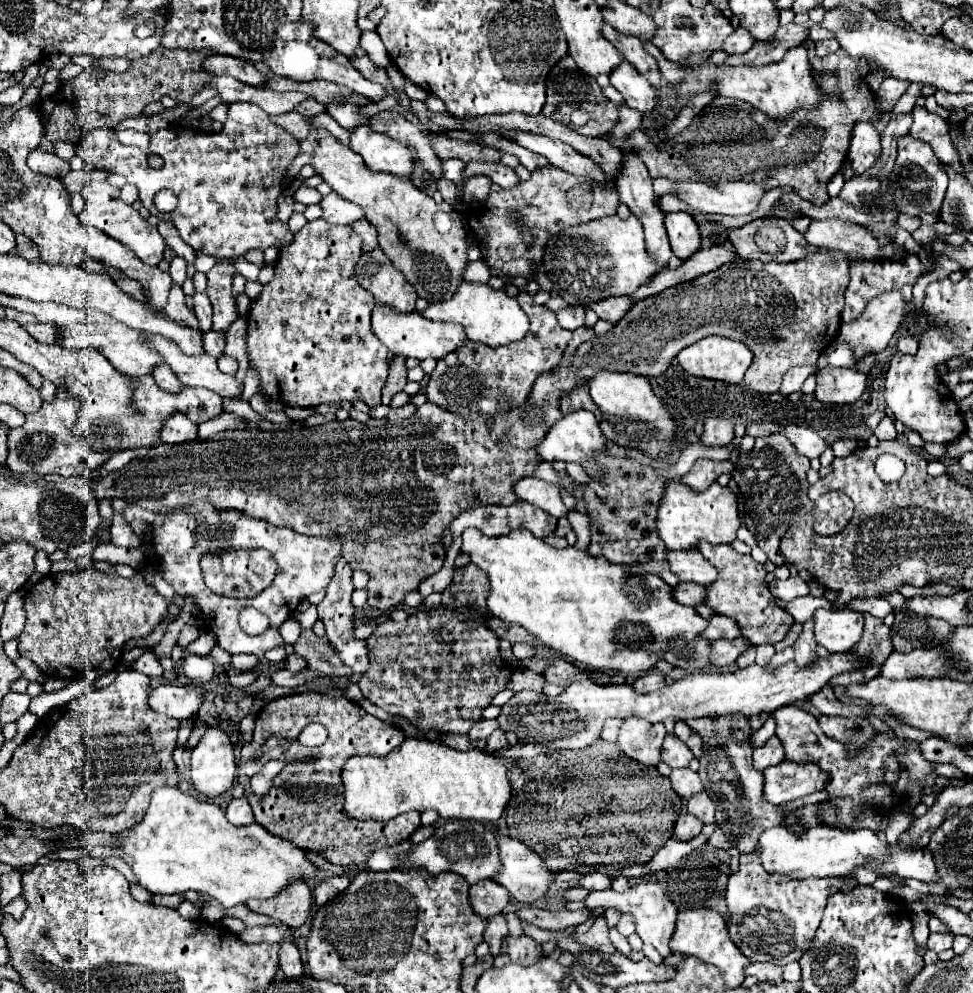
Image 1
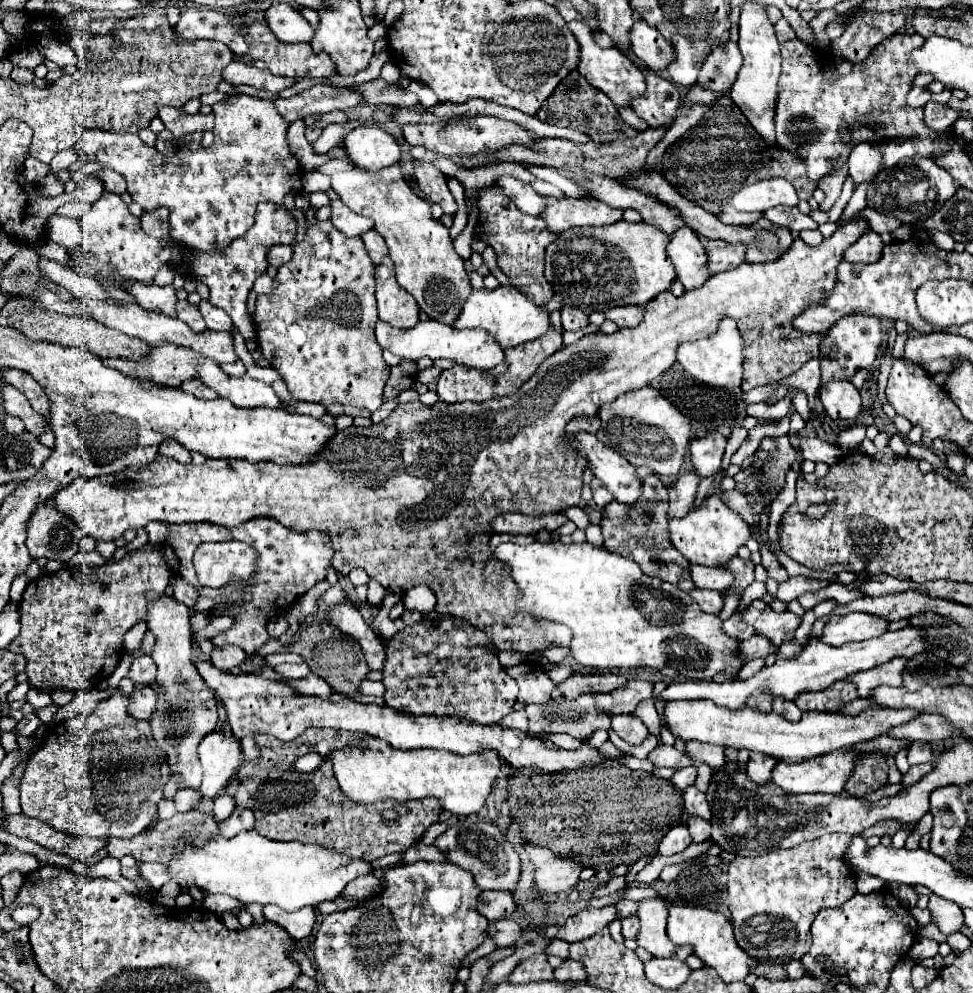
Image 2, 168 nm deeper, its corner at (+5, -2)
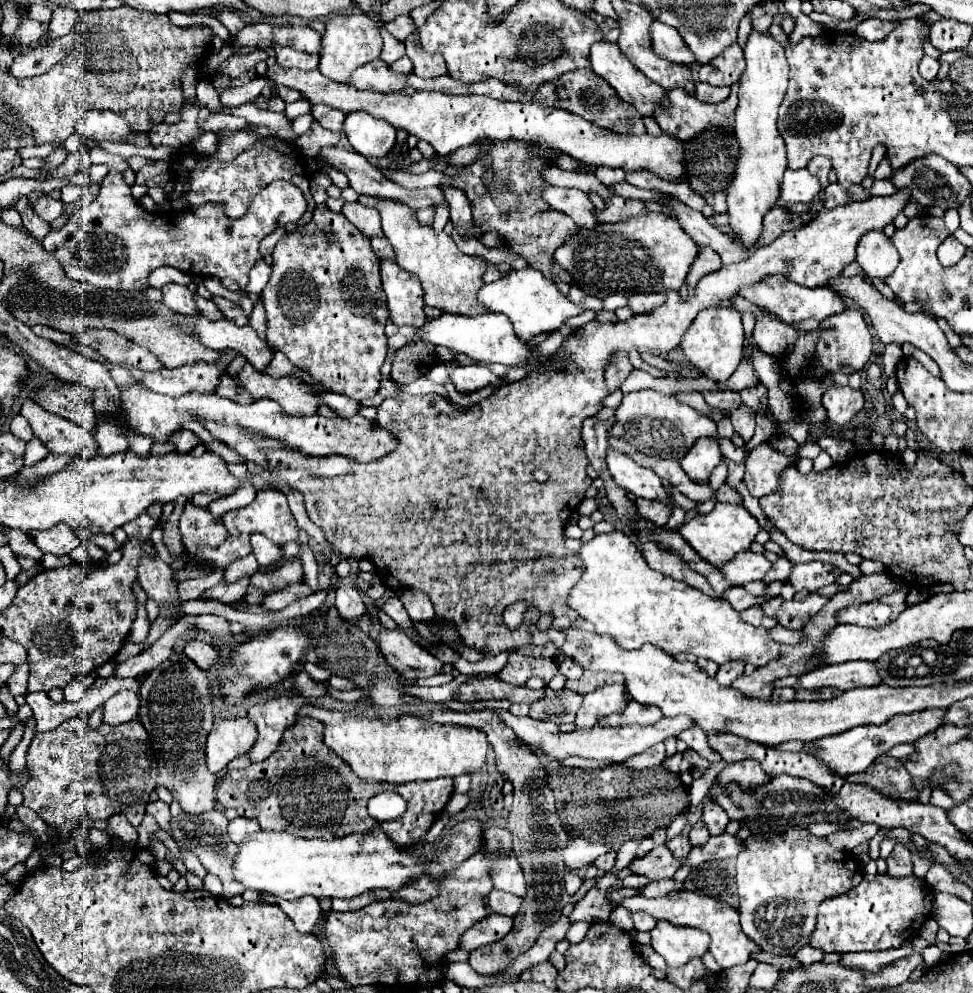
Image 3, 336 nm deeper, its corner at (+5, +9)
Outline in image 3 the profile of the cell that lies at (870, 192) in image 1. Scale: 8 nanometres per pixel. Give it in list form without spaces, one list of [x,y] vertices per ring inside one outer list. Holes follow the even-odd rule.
[[[925,55],[925,57],[919,61],[919,73],[921,73],[927,81],[933,79],[933,77],[937,75],[937,71],[939,71],[939,61],[937,61],[937,59]]]

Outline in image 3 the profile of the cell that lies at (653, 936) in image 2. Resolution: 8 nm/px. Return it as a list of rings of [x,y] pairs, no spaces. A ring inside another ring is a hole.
[[[659,921],[651,931],[651,945],[667,961],[667,967],[677,969],[691,957],[703,957],[707,953],[709,935],[701,929],[675,927],[671,923]]]

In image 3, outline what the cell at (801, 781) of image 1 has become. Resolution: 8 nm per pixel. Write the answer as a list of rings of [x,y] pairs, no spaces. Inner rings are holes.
[[[923,709],[917,713],[909,713],[909,715],[897,715],[881,725],[863,725],[863,727],[855,727],[851,731],[845,731],[841,735],[823,737],[823,739],[815,741],[815,745],[817,745],[815,757],[825,761],[825,765],[829,765],[829,769],[837,771],[841,777],[847,777],[851,773],[861,773],[877,757],[881,757],[881,753],[889,751],[891,747],[895,747],[899,743],[913,743],[919,737],[941,727],[943,713],[945,713],[945,709]]]

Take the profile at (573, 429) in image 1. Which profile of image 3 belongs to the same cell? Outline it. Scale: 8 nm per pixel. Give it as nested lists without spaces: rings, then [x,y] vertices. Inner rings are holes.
[[[611,449],[607,451],[607,465],[613,481],[623,487],[625,491],[633,493],[635,497],[645,497],[645,499],[657,499],[665,501],[665,505],[671,505],[671,499],[661,483],[661,479],[645,467],[639,467],[633,459],[627,455]]]

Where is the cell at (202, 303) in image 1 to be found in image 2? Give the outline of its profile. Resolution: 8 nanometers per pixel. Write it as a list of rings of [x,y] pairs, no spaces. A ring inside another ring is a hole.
[[[201,300],[197,308],[199,308],[199,312],[201,312],[201,316],[203,316],[203,320],[205,320],[205,324],[207,324],[209,330],[225,332],[225,330],[229,330],[233,326],[229,314],[225,310],[221,310],[221,308],[211,306],[207,300]]]

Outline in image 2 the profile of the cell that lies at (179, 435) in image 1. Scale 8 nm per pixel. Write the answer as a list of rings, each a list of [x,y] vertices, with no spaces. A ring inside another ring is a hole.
[[[165,440],[165,444],[161,444],[159,448],[161,454],[169,456],[169,458],[175,458],[177,462],[191,462],[191,452],[183,448],[183,444],[177,444],[177,440]]]

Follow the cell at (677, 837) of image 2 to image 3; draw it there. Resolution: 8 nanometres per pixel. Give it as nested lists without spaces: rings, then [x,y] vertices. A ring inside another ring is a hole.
[[[677,835],[671,843],[667,843],[669,851],[673,853],[673,857],[681,857],[681,861],[689,855],[689,849],[691,849],[691,843],[685,835]]]

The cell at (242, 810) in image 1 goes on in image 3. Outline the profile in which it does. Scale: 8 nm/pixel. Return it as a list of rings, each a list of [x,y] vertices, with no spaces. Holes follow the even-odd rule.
[[[237,817],[229,823],[229,837],[233,843],[241,843],[245,841],[245,837],[251,837],[253,833],[259,831],[259,823],[255,819],[245,819],[245,817]]]

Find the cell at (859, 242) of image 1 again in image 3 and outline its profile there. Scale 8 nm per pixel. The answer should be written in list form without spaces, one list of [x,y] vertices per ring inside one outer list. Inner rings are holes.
[[[869,231],[859,241],[855,261],[871,279],[885,279],[889,273],[893,273],[893,269],[897,269],[899,253],[883,231]]]

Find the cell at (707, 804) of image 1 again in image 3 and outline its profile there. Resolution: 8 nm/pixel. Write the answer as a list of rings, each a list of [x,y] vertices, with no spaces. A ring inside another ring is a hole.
[[[699,821],[693,825],[691,833],[689,833],[689,841],[691,841],[691,847],[693,845],[705,845],[705,841],[709,839],[709,831],[705,829],[705,823]]]

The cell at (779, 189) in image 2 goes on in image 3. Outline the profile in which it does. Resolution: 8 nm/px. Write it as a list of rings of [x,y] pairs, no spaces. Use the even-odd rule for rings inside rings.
[[[787,169],[783,175],[783,185],[781,185],[781,199],[785,203],[813,203],[817,195],[821,193],[821,183],[815,175],[811,175],[807,169],[791,171]]]

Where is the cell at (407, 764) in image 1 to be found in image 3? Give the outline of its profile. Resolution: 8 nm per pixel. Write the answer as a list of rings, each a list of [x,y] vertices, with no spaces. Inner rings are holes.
[[[307,705],[299,715],[309,715],[325,725],[325,745],[347,761],[361,779],[377,779],[395,785],[437,777],[455,779],[463,773],[479,771],[487,757],[489,743],[485,733],[473,727],[417,721],[417,717],[401,717],[401,721],[395,721],[393,725],[381,725],[373,713],[355,717],[351,713],[329,711],[315,705]]]

